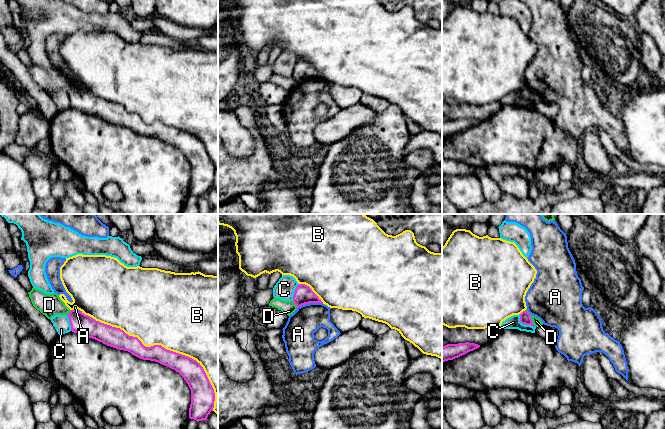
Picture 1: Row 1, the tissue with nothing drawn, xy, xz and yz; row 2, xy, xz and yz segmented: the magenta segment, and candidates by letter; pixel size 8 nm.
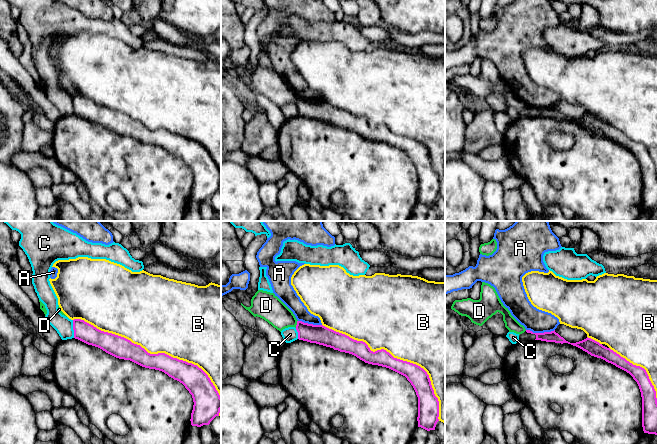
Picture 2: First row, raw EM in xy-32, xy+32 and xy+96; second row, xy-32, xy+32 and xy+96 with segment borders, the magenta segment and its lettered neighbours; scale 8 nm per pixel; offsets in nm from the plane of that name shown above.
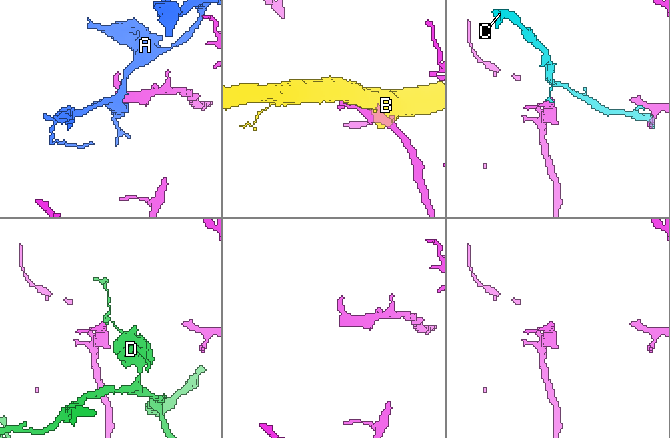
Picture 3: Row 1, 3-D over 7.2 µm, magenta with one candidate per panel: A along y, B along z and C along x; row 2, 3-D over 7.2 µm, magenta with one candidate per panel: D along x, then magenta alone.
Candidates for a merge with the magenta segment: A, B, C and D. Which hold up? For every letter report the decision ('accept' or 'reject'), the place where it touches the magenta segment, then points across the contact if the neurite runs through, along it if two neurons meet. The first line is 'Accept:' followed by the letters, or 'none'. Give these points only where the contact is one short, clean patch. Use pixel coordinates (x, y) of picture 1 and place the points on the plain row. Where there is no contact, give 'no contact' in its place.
Accept: none
A: reject; meets magenta in xz at (310, 78)
B: reject; meets magenta in xy at (163, 123)
C: reject; meets magenta in yz at (524, 99); border along yz (519, 90), (519, 96), (522, 99), (534, 103)
D: reject; meets magenta in yz at (530, 94); border along yz (525, 86), (535, 102)

